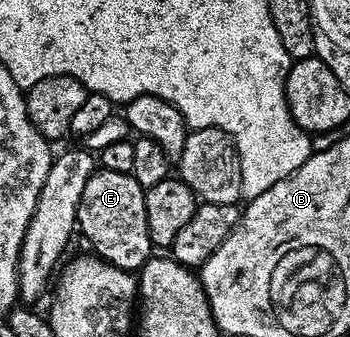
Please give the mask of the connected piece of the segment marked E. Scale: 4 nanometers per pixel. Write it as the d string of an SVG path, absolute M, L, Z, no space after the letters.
M96 169L80 198L77 229L90 241L94 249L91 251L118 270L141 271L142 265L152 256L146 215L146 190L133 174Z

